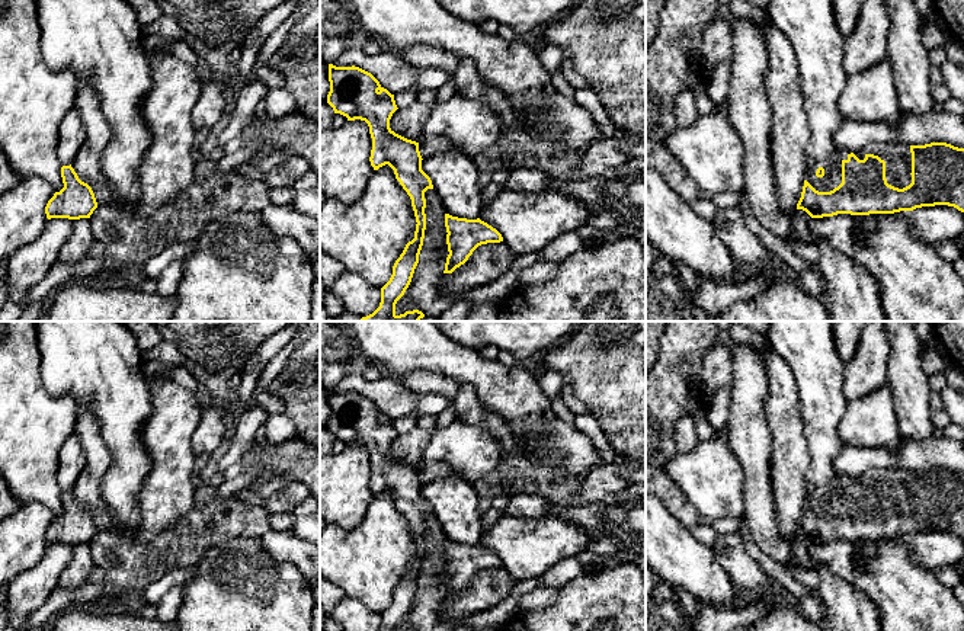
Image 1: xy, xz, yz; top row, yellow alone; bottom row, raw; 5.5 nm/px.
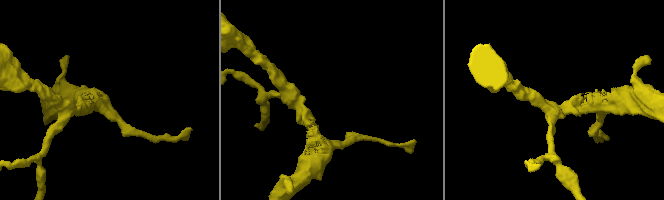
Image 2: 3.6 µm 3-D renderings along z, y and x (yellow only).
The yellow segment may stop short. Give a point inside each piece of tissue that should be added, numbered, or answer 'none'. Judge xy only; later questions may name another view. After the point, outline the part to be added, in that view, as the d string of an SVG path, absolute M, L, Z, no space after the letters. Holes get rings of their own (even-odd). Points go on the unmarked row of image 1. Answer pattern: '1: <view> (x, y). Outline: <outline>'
none

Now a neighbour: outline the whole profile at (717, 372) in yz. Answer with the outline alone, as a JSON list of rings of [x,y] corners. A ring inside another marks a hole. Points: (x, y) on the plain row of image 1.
[[[714,343],[710,350],[707,350],[704,363],[702,363],[702,395],[704,395],[704,409],[710,410],[711,403],[717,391],[731,384],[733,379],[733,347],[721,346]]]

